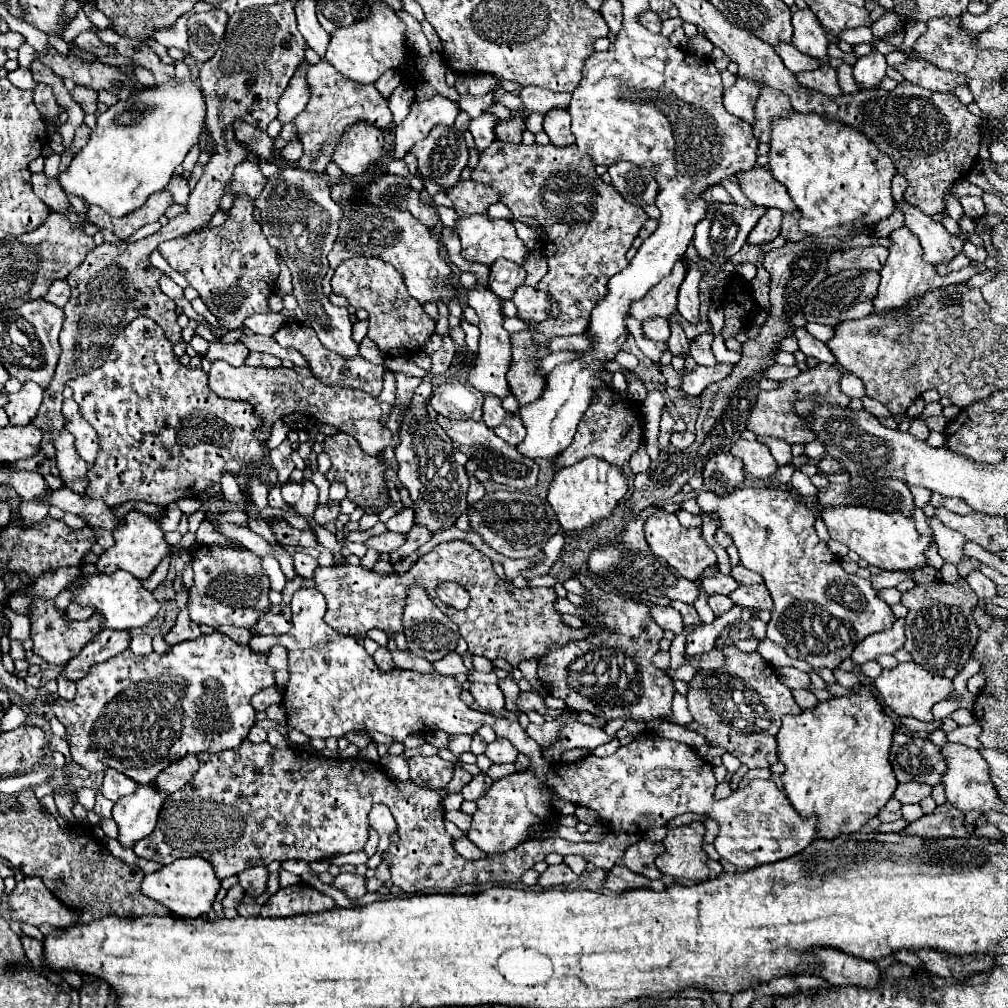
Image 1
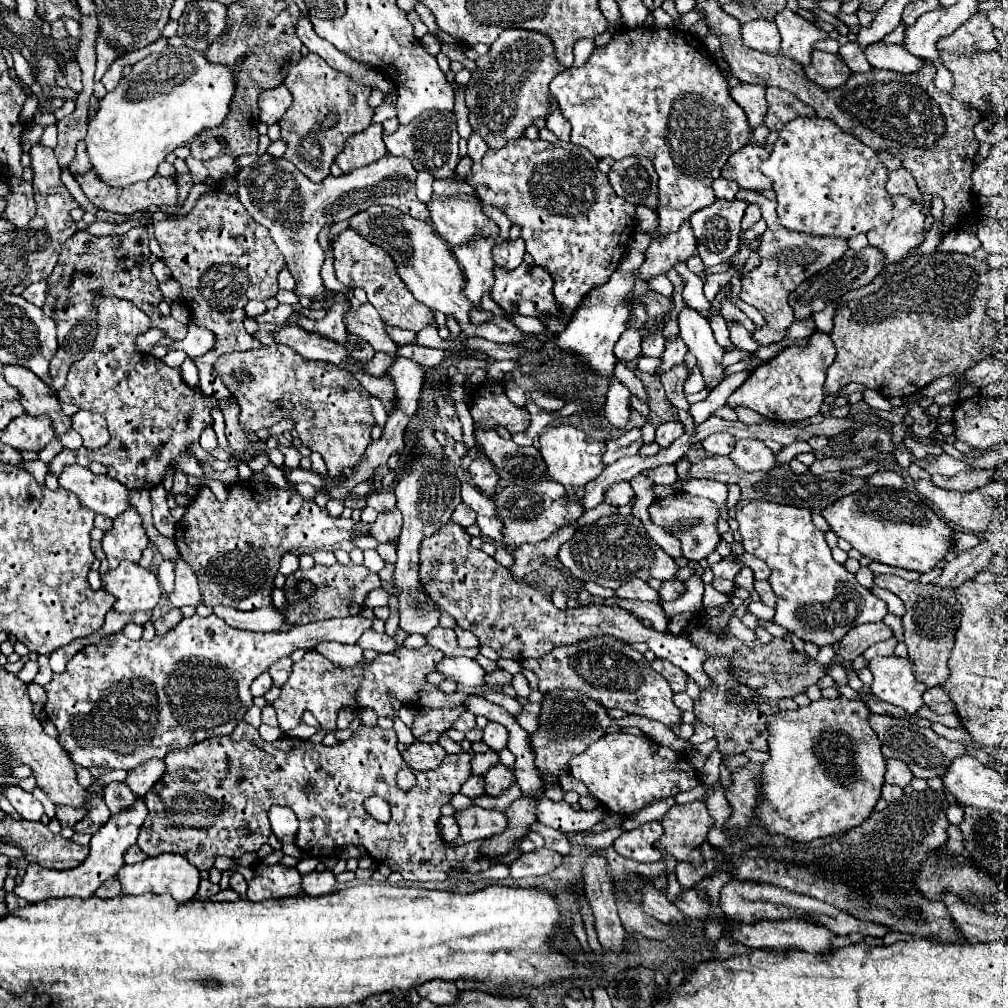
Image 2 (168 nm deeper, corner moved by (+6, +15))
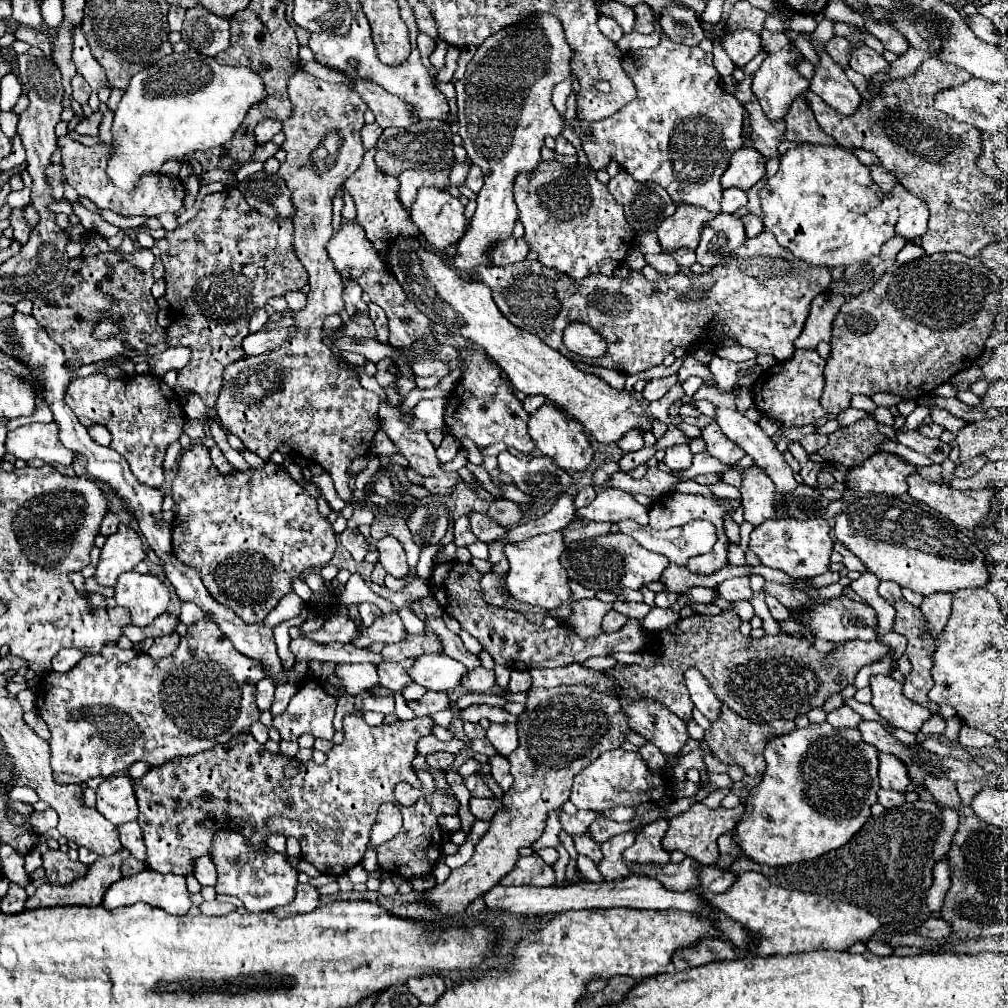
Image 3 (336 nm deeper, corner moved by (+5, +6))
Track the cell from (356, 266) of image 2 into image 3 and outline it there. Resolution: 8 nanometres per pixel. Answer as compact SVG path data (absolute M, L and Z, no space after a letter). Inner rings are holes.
M343 220L341 228L337 234L333 234L333 238L327 244L327 254L335 264L335 270L343 276L343 278L353 278L365 294L369 294L371 302L375 302L377 306L381 306L387 314L389 320L389 344L397 346L397 348L407 348L409 344L421 340L421 338L431 338L433 334L433 322L429 322L429 318L425 318L425 314L421 314L413 302L409 302L405 298L405 292L401 290L401 286L395 282L393 274L387 270L387 266L381 262L379 254L373 250L373 244L365 238L365 230L357 224L357 220Z

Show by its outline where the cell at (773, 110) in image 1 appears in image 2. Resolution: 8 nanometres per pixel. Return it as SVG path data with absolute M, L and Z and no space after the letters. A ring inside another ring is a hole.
M778 87L766 89L766 101L768 101L768 111L764 115L764 125L770 131L778 131L786 121L798 115L816 115L806 103L802 103L790 91L784 91L784 99L782 99L782 89Z

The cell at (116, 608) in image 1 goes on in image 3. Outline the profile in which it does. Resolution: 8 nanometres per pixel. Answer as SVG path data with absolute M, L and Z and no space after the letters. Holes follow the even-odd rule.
M125 572L117 580L115 600L119 606L129 608L135 626L147 626L167 612L169 590L153 574Z

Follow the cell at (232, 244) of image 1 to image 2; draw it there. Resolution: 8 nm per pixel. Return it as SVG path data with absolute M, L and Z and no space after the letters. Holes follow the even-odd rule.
M214 189L206 197L200 197L200 209L184 215L180 219L158 221L154 223L154 237L158 239L164 251L164 263L172 271L172 277L182 285L184 303L190 307L198 325L212 329L218 337L216 349L204 357L196 357L194 363L200 371L200 387L204 393L224 401L224 419L226 419L226 437L234 455L240 455L244 461L250 461L254 455L254 443L238 425L238 405L228 401L228 389L220 381L218 373L212 371L212 363L222 353L250 351L260 349L262 343L244 331L244 305L250 299L268 299L278 293L276 275L284 265L284 255L278 251L270 233L252 221L238 197L226 195L220 189Z

